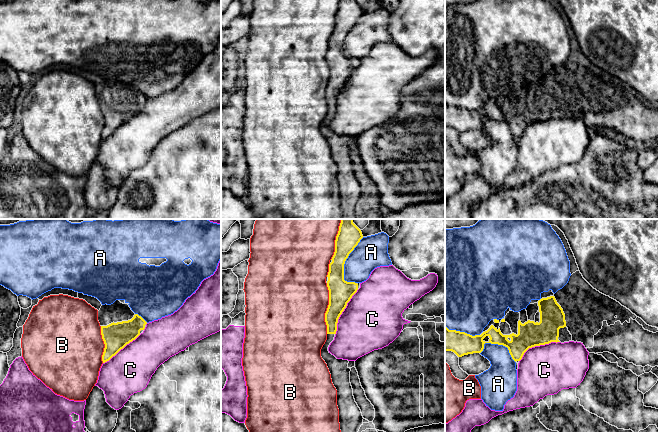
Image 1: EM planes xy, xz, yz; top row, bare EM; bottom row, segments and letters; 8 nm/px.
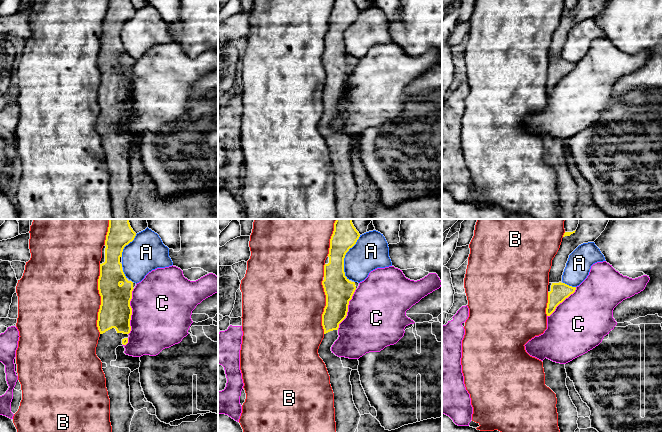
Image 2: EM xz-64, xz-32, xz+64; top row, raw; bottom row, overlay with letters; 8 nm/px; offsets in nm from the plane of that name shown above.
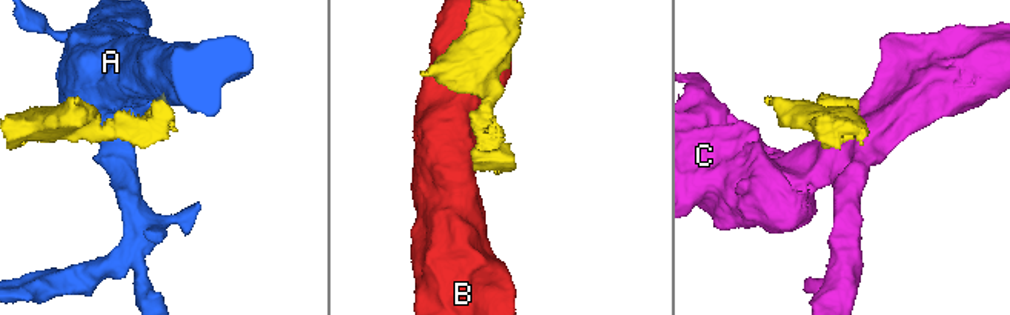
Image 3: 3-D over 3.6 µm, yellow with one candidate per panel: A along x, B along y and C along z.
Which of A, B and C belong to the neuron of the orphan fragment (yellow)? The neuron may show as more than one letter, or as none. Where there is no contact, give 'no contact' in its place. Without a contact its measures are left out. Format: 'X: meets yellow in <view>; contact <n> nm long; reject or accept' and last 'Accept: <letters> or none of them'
A: meets yellow in xz; contact 400 nm long; reject
B: meets yellow in xz; contact 400 nm long; reject
C: meets yellow in xz; contact 420 nm long; reject
Accept: none of them

